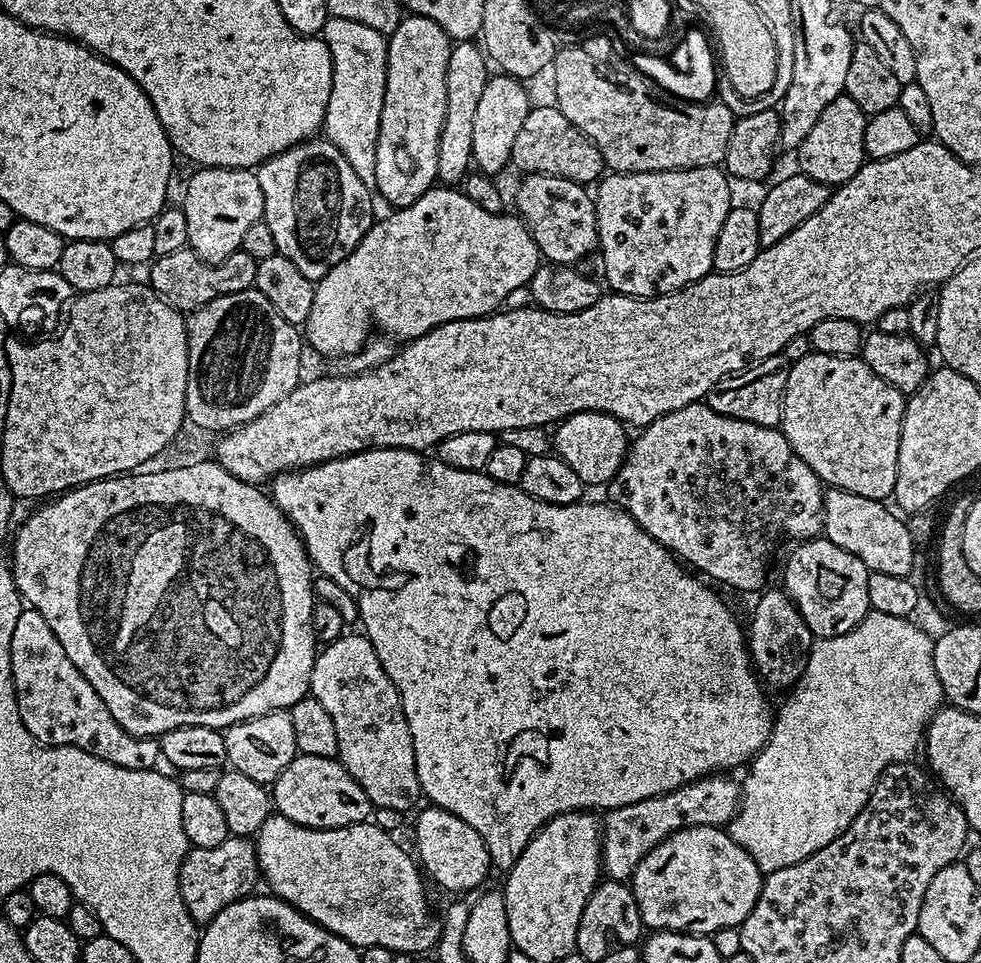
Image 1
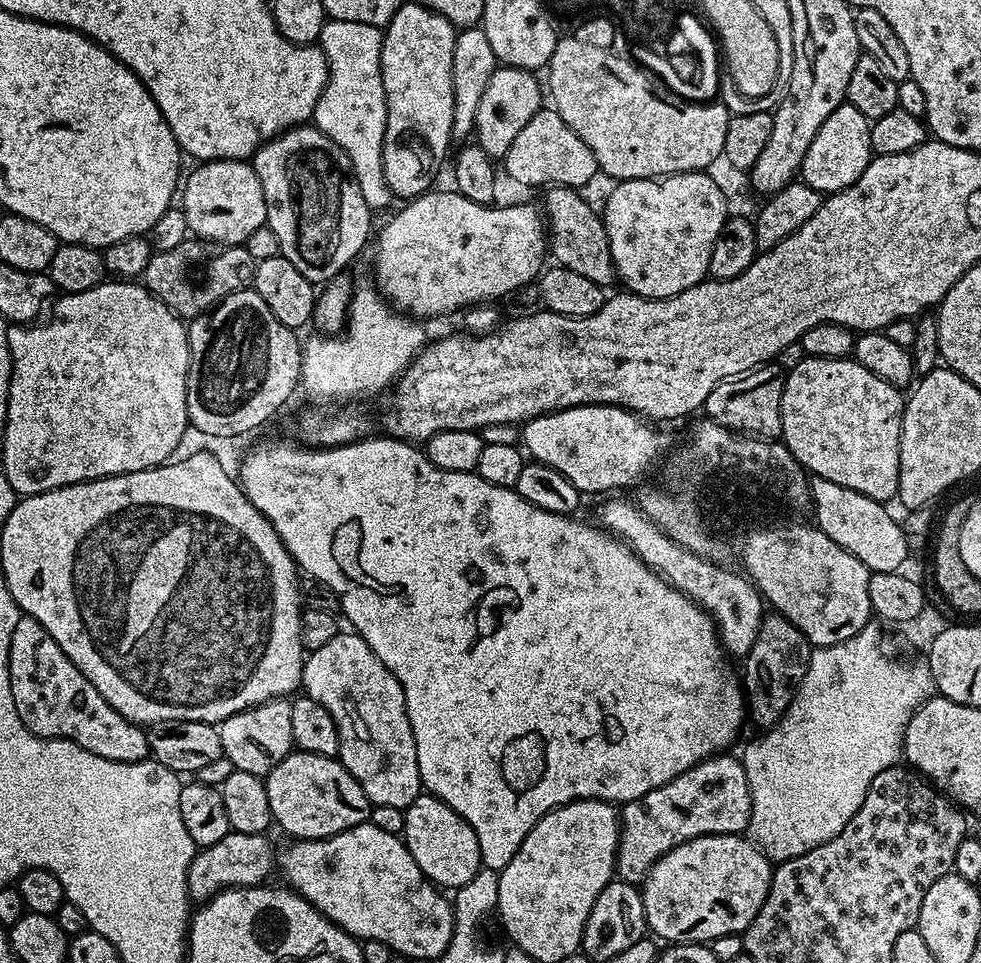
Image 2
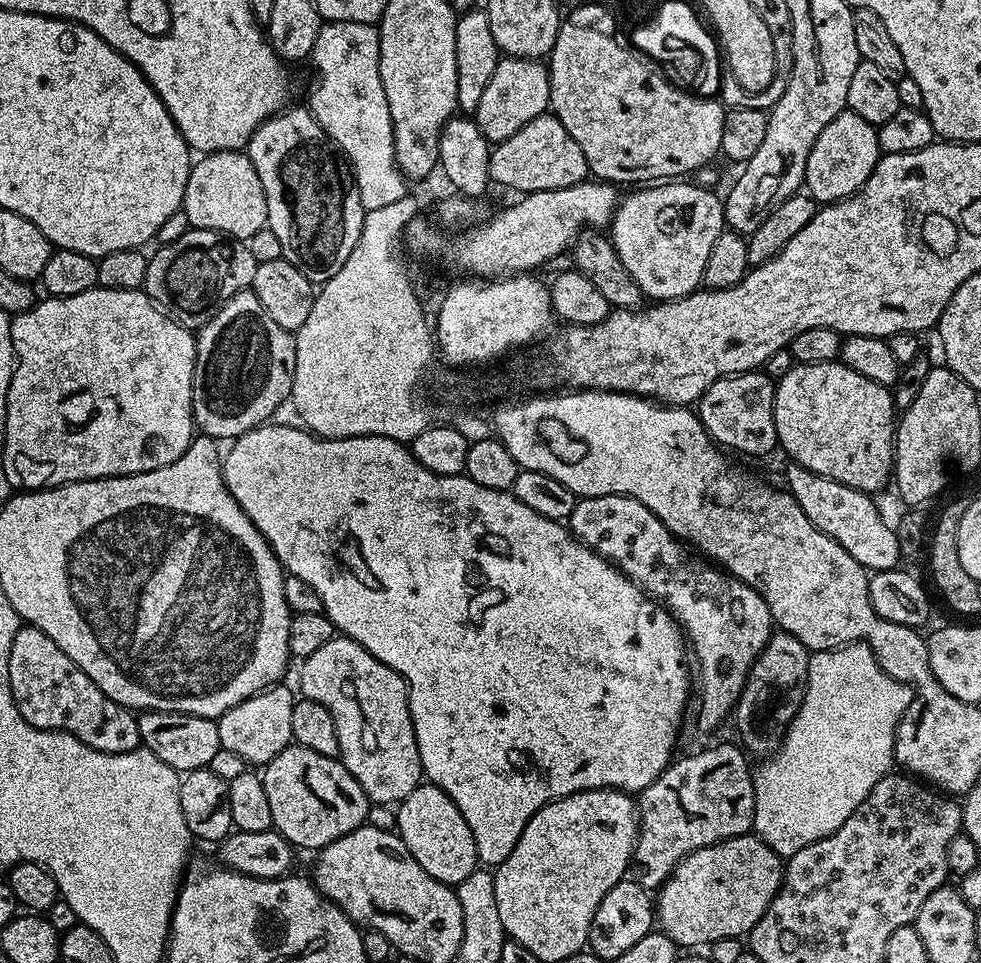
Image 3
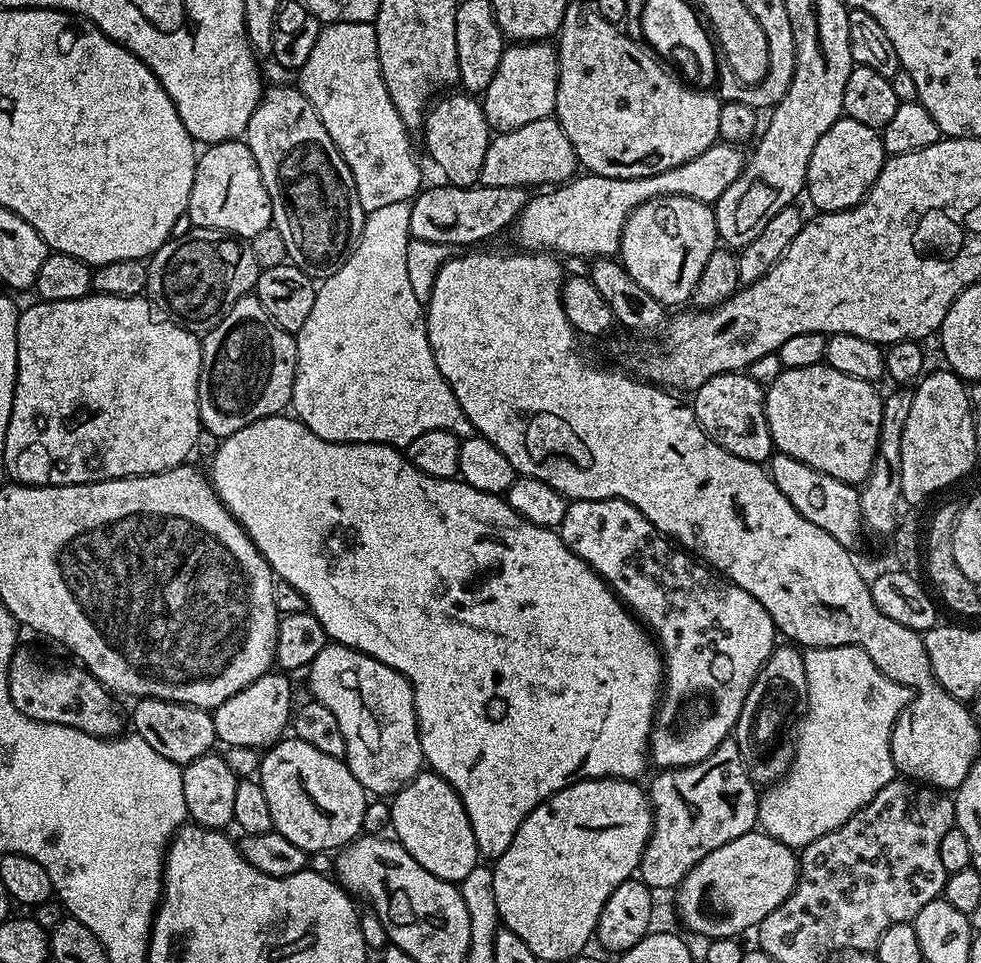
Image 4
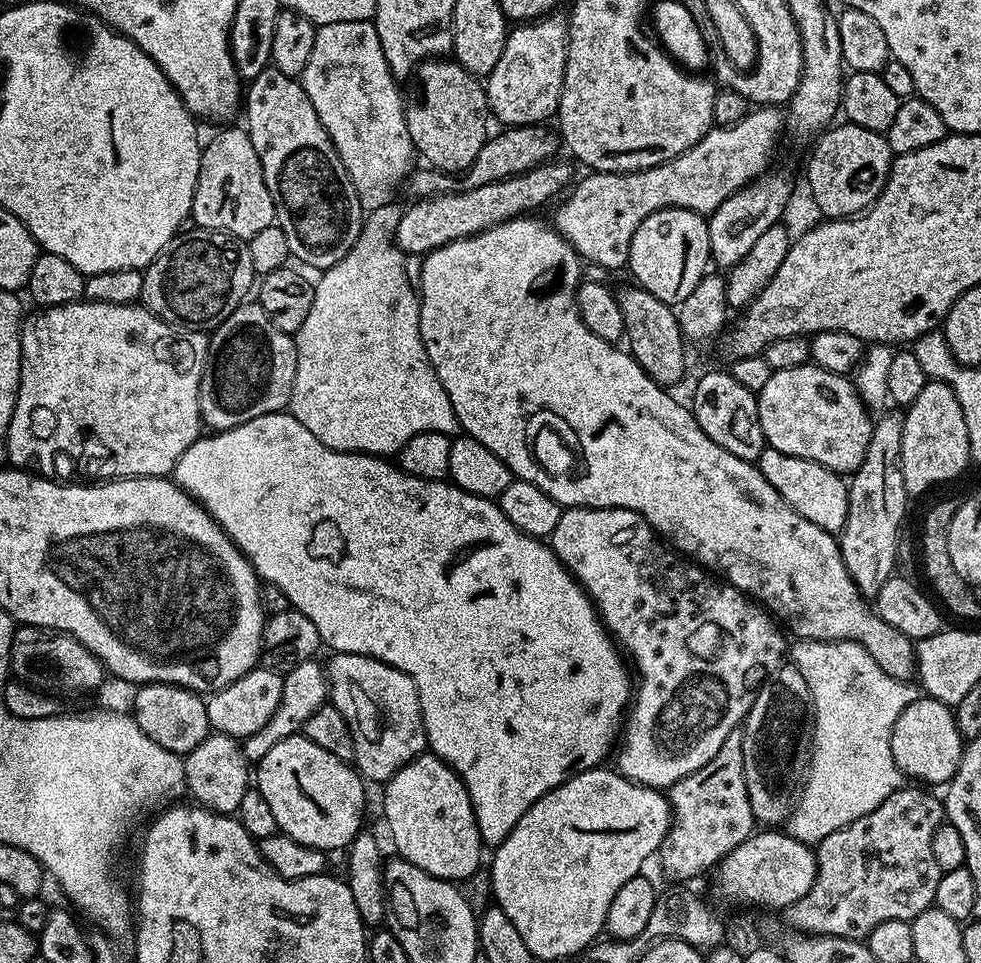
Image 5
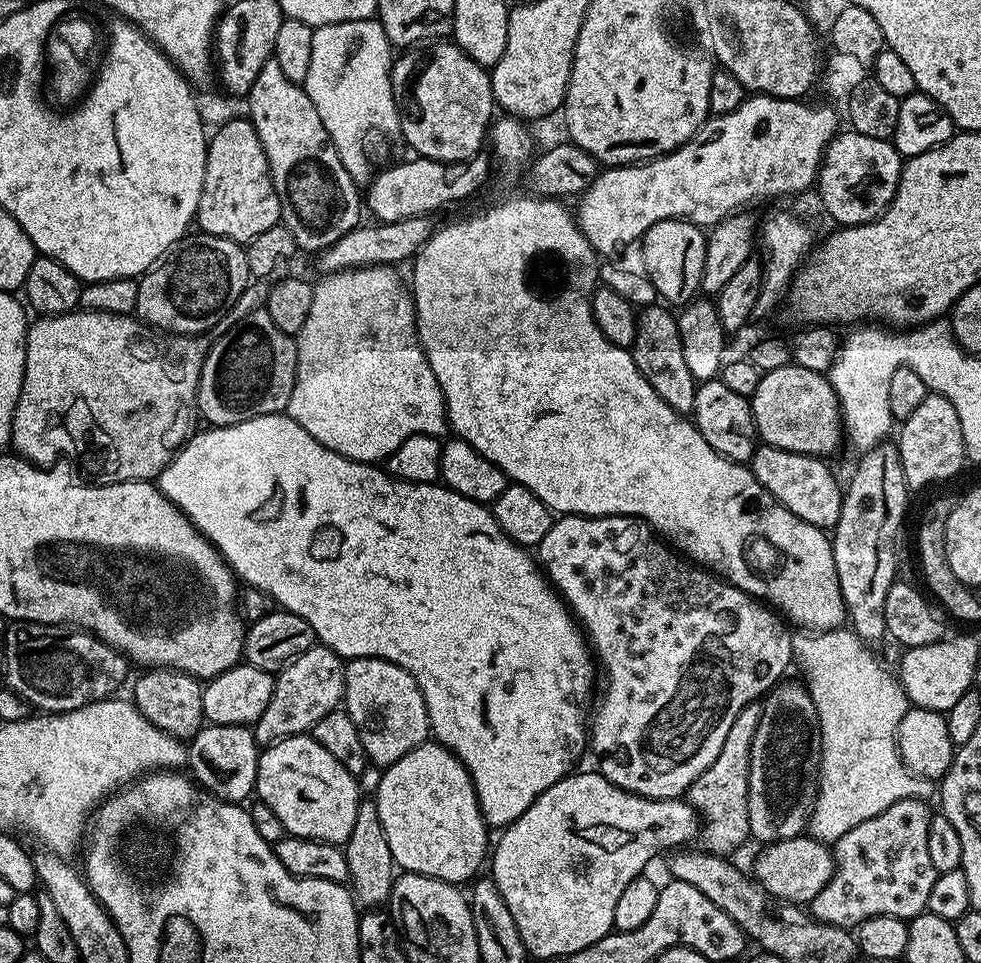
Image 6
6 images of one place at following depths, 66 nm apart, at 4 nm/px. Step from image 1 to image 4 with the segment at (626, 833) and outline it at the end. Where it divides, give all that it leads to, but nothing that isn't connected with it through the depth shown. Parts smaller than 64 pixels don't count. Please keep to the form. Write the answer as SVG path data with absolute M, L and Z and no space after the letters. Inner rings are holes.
M732 738L721 742L706 758L702 758L702 762L685 768L666 768L655 774L657 776L652 780L652 788L647 789L652 806L652 833L640 859L638 878L653 890L675 890L684 881L688 871L698 866L698 862L702 862L710 850L718 850L718 846L726 846L726 842L734 842L734 838L742 838L742 834L757 827L760 814L758 788L748 777L742 754Z

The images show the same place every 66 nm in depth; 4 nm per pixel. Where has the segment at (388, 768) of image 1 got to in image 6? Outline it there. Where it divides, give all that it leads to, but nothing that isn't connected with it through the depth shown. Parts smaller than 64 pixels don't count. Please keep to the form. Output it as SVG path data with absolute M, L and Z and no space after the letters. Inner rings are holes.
M377 656L349 659L344 669L342 704L350 714L350 718L354 718L354 726L358 726L358 734L362 734L362 746L373 765L387 766L398 762L398 758L402 758L402 754L414 750L414 746L425 743L429 739L428 711L426 702L422 698L422 690L416 679L394 662L380 660Z

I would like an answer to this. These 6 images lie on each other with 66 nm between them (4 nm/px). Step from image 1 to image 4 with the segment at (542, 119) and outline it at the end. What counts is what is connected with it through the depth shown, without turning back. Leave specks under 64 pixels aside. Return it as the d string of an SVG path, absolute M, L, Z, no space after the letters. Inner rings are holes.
M549 118L526 122L526 126L518 126L509 132L493 135L488 141L486 158L482 162L480 184L483 186L514 186L515 188L532 190L535 189L535 184L544 184L540 186L559 186L573 179L577 172L576 151L570 142L570 138L566 138L566 130L562 130L562 126L555 118Z

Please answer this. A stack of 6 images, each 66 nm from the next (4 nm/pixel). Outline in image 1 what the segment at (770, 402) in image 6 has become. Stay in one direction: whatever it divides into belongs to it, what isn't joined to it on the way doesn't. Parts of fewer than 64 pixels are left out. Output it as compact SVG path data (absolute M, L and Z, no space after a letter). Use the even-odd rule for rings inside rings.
M813 351L806 354L806 358L798 358L788 369L782 431L794 454L798 454L828 488L841 488L862 498L884 502L891 497L896 485L905 403L905 393L878 378L860 356L831 356Z

